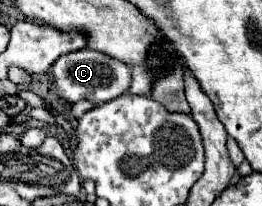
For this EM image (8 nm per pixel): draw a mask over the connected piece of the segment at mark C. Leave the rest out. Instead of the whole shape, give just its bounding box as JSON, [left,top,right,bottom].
[48,49,132,103]

